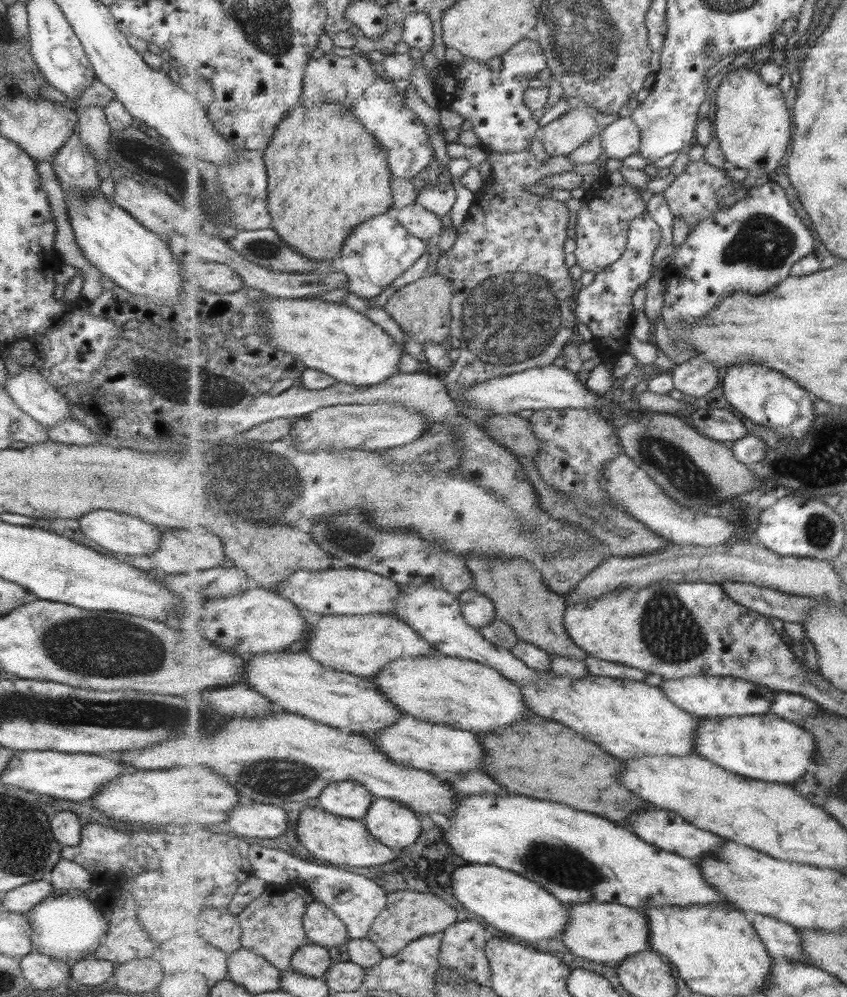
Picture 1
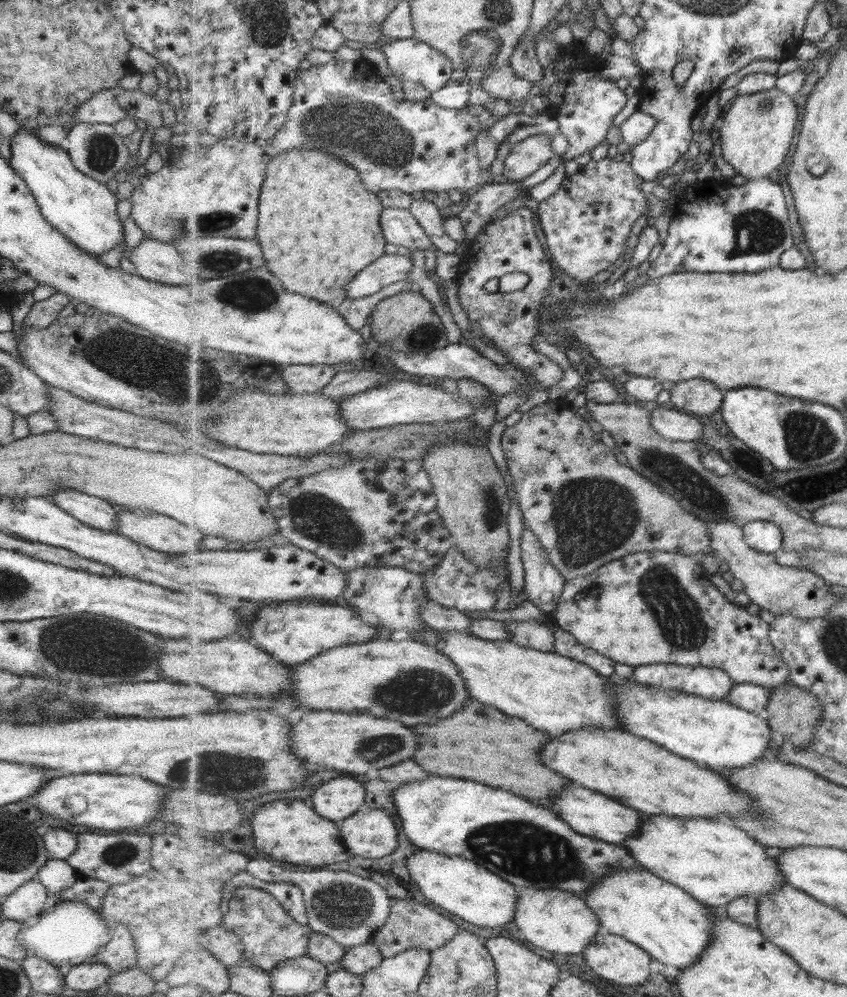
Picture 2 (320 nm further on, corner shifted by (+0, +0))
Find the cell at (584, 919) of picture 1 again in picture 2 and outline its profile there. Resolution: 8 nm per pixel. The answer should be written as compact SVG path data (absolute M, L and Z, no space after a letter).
M535 887L518 888L518 907L514 923L519 936L549 952L555 954L583 954L595 935L604 931L599 917L586 903L583 896L571 891L559 889L539 890Z

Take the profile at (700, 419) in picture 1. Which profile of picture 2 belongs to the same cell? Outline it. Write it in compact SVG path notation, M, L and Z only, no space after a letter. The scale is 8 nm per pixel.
M657 407L653 409L651 424L659 434L675 441L698 442L703 434L703 424L697 420L697 417L675 408Z

